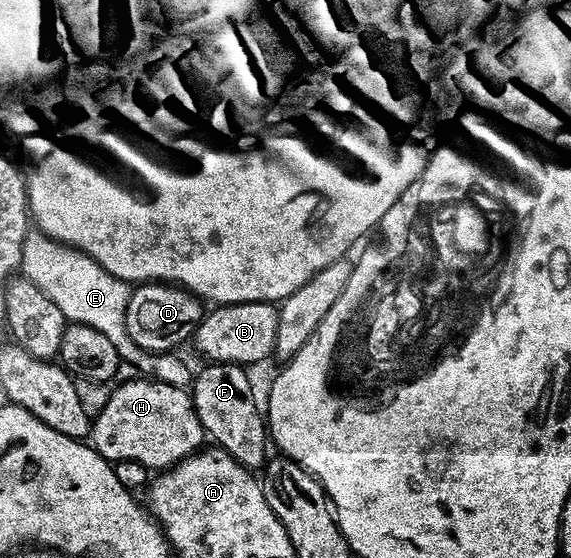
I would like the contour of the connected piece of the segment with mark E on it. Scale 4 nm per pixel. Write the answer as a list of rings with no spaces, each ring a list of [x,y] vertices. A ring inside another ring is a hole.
[[[30,233],[24,241],[23,259],[20,268],[25,278],[31,279],[46,296],[56,301],[60,313],[70,323],[83,323],[92,329],[98,329],[116,345],[118,358],[123,364],[131,363],[135,372],[149,377],[155,383],[189,388],[192,373],[189,367],[174,353],[155,353],[140,349],[132,337],[128,337],[126,328],[126,310],[130,300],[131,284],[112,277],[92,257],[65,243],[56,243],[41,233]]]

